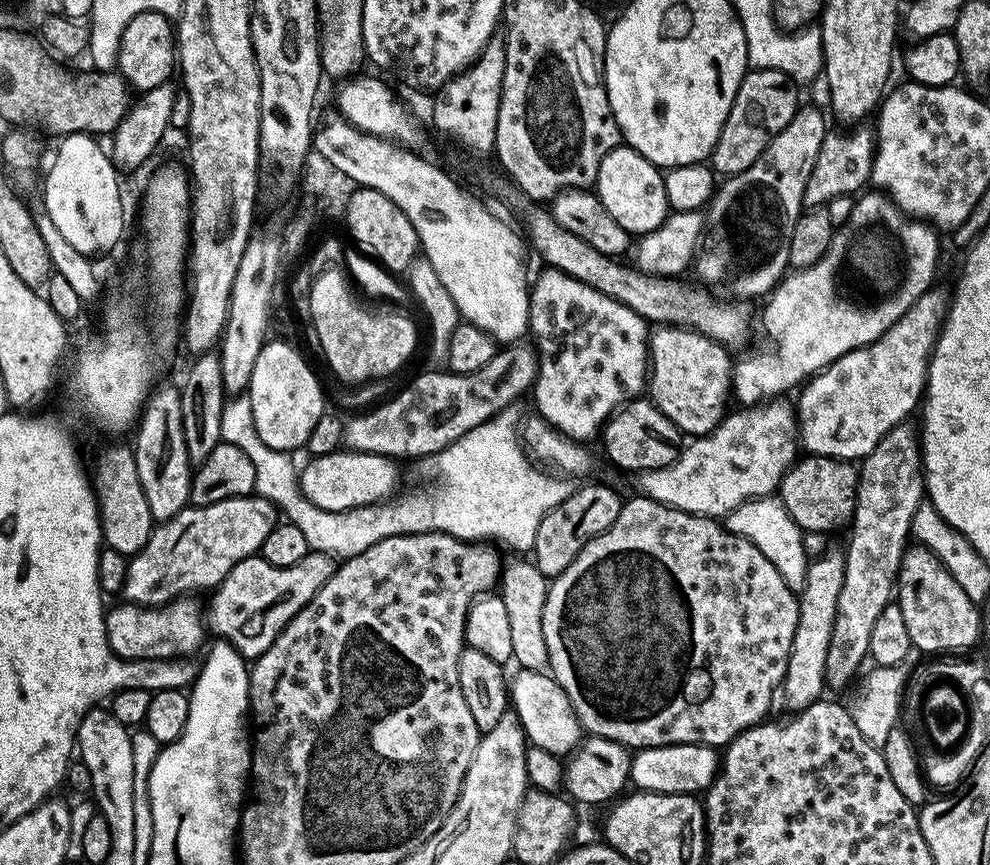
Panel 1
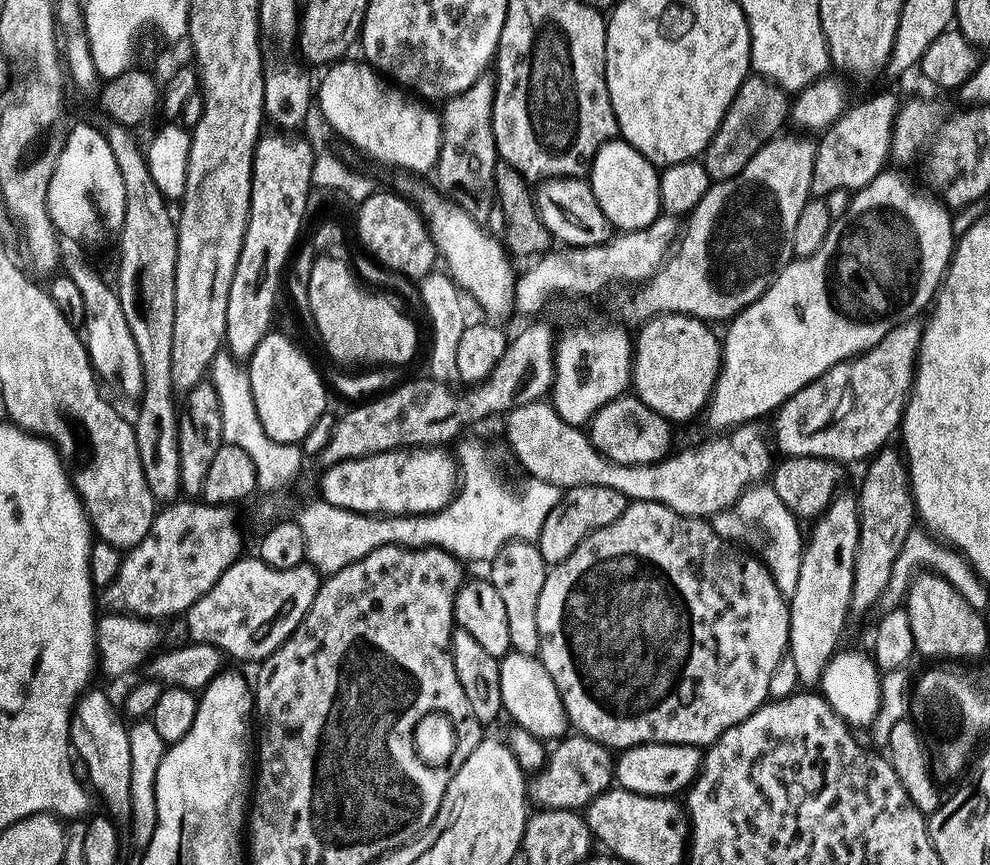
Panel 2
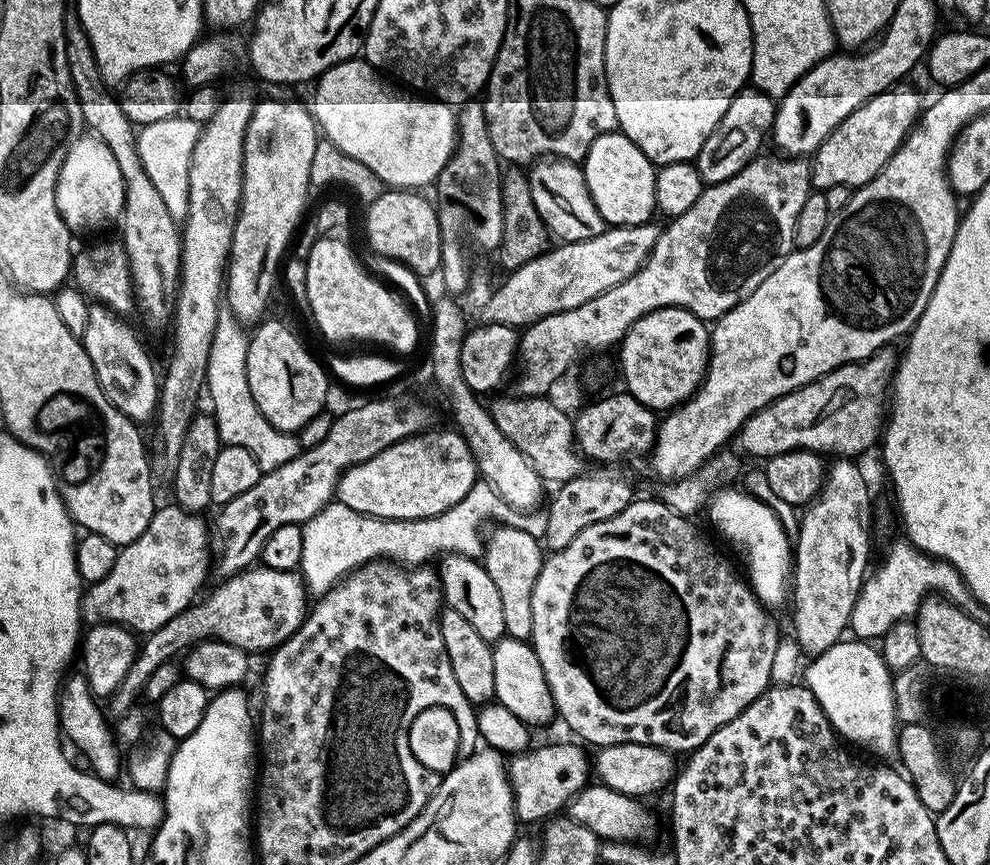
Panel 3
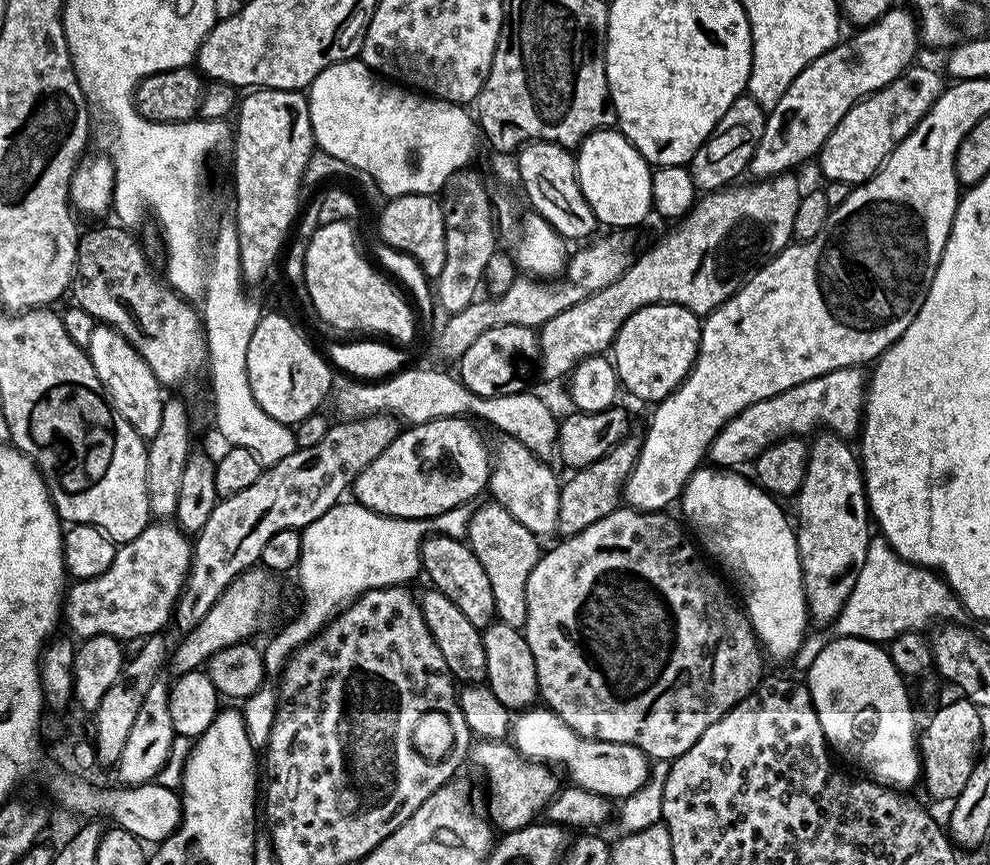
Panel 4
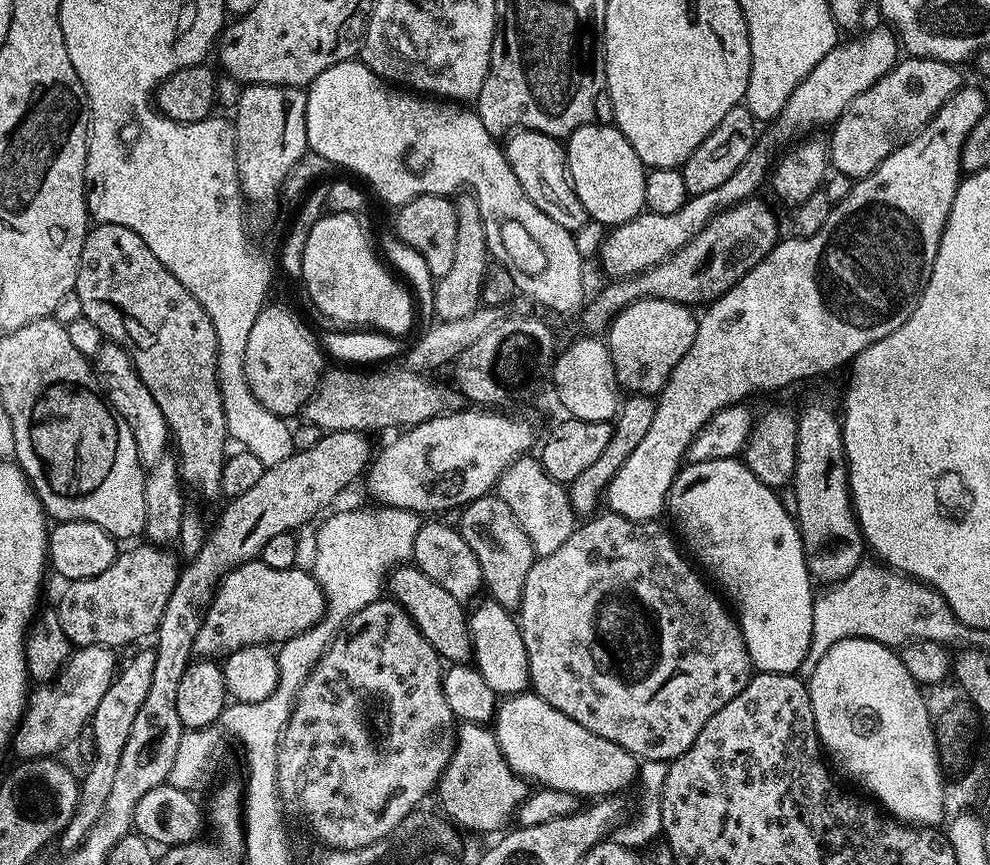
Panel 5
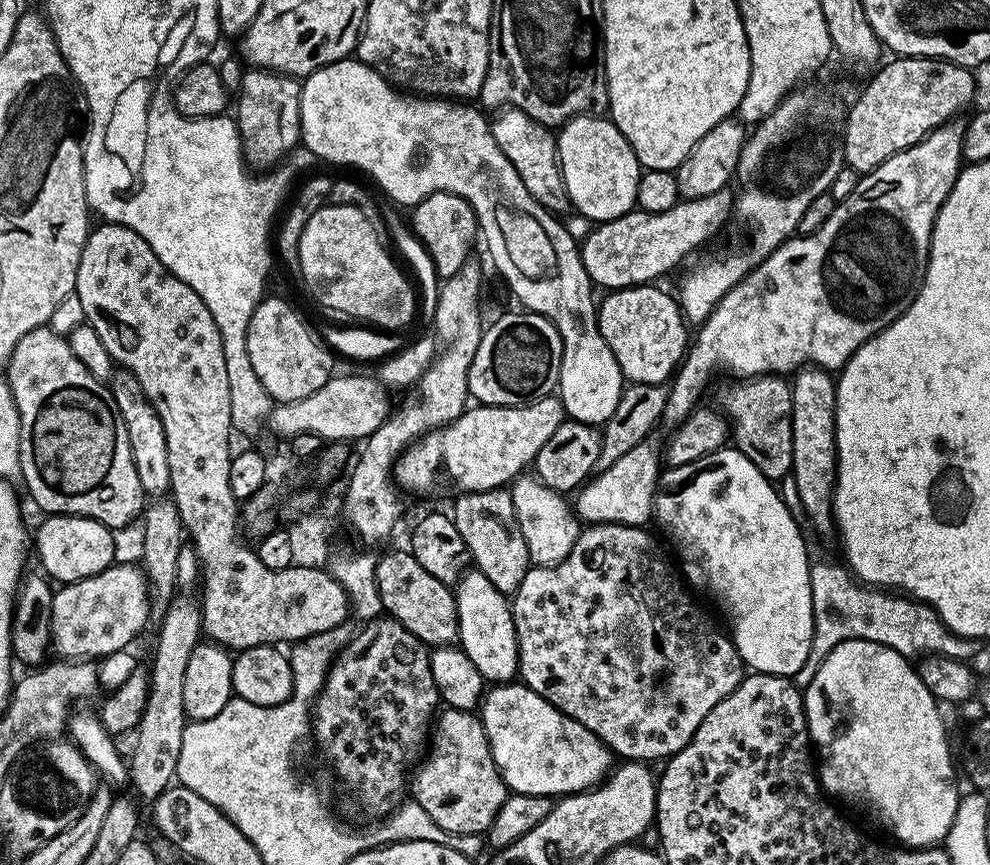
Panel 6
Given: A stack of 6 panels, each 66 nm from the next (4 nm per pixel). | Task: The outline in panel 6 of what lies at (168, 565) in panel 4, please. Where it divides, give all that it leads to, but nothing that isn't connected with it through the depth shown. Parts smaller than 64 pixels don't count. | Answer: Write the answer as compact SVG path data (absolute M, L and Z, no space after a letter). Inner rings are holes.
M113 562L109 568L102 570L98 574L94 574L90 578L82 578L73 584L66 584L57 587L52 594L52 648L55 655L60 658L69 660L90 660L95 661L96 656L112 656L115 652L120 652L150 621L150 601L148 598L148 581L144 575L143 567L132 564L120 564L121 562Z

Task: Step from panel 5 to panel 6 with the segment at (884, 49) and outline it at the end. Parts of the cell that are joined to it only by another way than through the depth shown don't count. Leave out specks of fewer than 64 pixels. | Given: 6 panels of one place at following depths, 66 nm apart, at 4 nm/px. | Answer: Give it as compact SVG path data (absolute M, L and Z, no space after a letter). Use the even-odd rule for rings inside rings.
M725 190L706 194L706 198L683 198L670 210L662 210L662 214L633 210L624 216L613 220L597 223L592 232L579 245L582 266L586 266L586 274L592 279L597 289L615 290L617 288L636 288L640 284L651 284L659 281L659 276L667 274L671 268L676 268L695 248L700 248L711 236L716 236L724 228L728 216L734 212L734 196L731 191Z

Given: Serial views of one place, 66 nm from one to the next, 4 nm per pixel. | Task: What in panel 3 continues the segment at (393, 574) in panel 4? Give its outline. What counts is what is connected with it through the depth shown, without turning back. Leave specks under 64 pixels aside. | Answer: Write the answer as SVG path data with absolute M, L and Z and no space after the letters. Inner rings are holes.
M477 482L470 494L466 494L462 502L450 506L450 510L421 520L379 520L376 516L364 516L358 510L350 510L350 506L333 502L302 526L302 562L298 571L304 577L305 588L313 597L319 598L364 564L380 561L424 566L431 561L428 559L432 555L450 552L479 557L484 551L480 527L487 520L496 519L497 525L524 528L531 536L543 537L544 518L545 513L540 510L531 514L517 512L483 482Z

